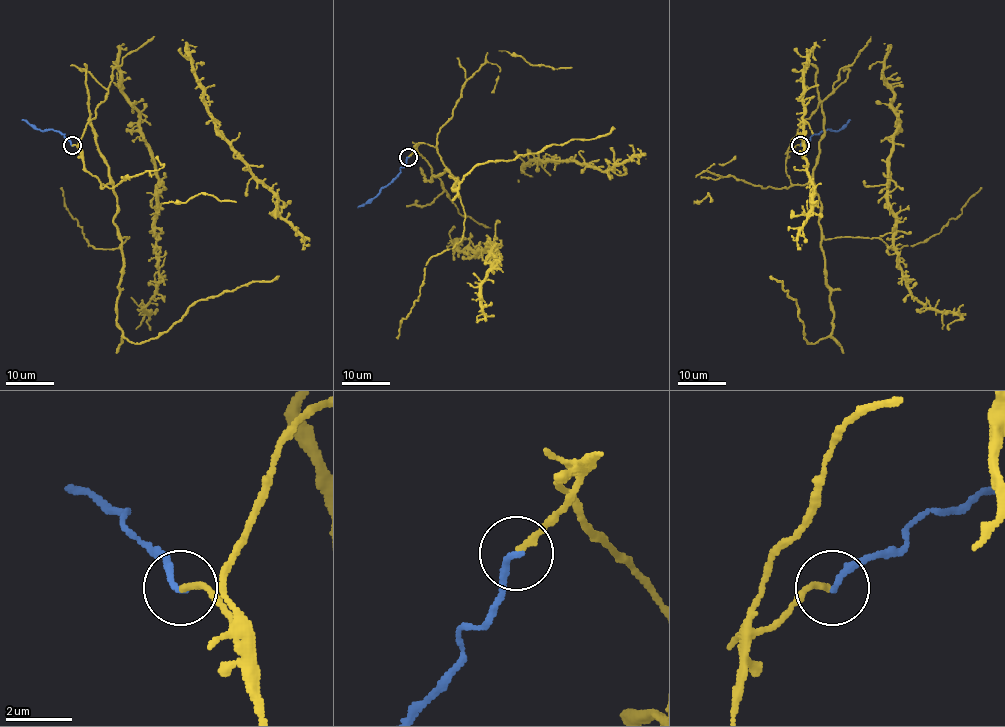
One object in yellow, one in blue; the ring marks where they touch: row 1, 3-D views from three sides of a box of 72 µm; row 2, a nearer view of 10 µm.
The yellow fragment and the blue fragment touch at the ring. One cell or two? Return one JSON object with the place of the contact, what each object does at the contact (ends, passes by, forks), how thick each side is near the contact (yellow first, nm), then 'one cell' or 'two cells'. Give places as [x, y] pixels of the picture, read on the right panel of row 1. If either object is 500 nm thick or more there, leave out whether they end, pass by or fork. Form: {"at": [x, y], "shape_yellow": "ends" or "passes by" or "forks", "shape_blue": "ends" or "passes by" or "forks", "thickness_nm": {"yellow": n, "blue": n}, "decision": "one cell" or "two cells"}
{"at": [800, 145], "shape_yellow": "ends", "shape_blue": "ends", "thickness_nm": {"yellow": 180, "blue": 200}, "decision": "one cell"}

